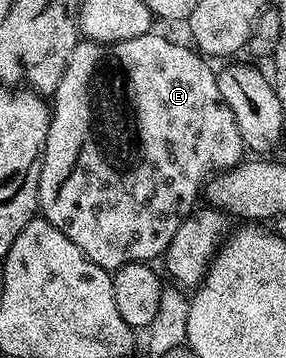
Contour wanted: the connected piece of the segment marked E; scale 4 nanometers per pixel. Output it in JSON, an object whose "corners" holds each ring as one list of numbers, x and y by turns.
{"corners":[[153,31,145,32,140,38,128,38,124,42,98,44,94,40,83,39,72,50,72,58,68,58,68,66,60,78,56,90,52,93,52,115,50,129,46,139,46,149,42,155,42,169,38,183,38,206,41,215,56,230,68,234,76,246,96,266,113,270,132,262,154,262,154,259,165,253,172,242,176,230,180,230,180,222,194,211,200,200,207,180,217,176,219,172,229,172,238,167,244,159,242,135,236,126,236,118,232,118,232,110,228,110,228,102,220,94,218,77,215,69,210,69,211,61,199,54,193,47,185,48,166,36,154,36]]}

